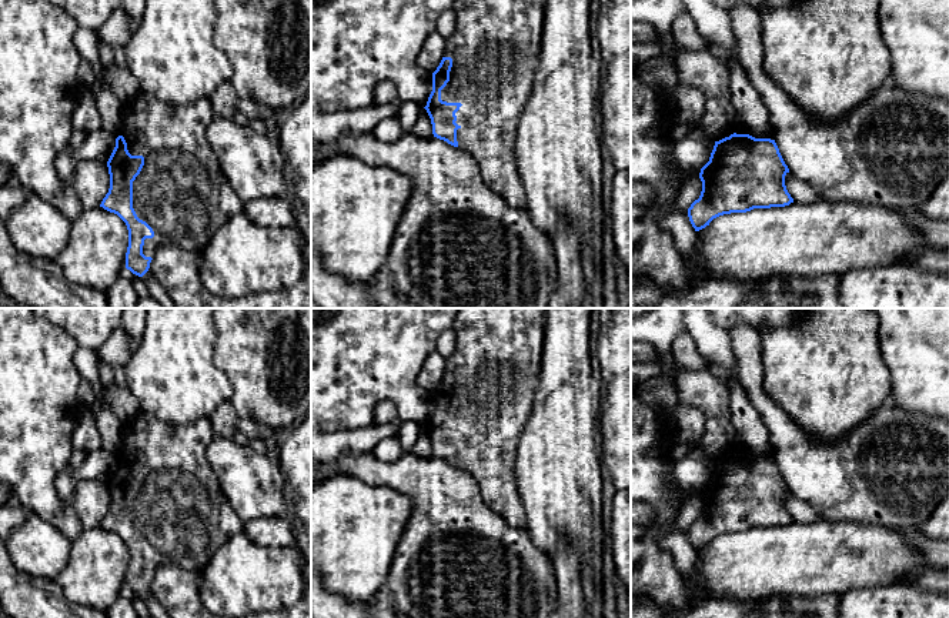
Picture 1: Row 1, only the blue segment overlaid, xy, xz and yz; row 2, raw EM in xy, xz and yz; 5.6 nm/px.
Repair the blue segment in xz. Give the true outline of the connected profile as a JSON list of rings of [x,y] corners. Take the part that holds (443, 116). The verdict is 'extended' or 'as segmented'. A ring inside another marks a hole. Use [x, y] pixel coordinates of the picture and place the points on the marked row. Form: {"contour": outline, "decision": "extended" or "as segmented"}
{"contour": [[[455,0],[452,10],[455,31],[424,107],[432,134],[468,153],[492,191],[525,208],[514,146],[532,91],[545,0]]], "decision": "extended"}

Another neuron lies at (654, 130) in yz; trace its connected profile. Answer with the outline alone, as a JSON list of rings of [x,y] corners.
[[[631,70],[631,184],[639,181],[654,188],[655,200],[645,210],[672,235],[678,251],[691,257],[696,231],[688,210],[676,207],[681,186],[671,178],[671,146],[678,127],[665,98]]]

